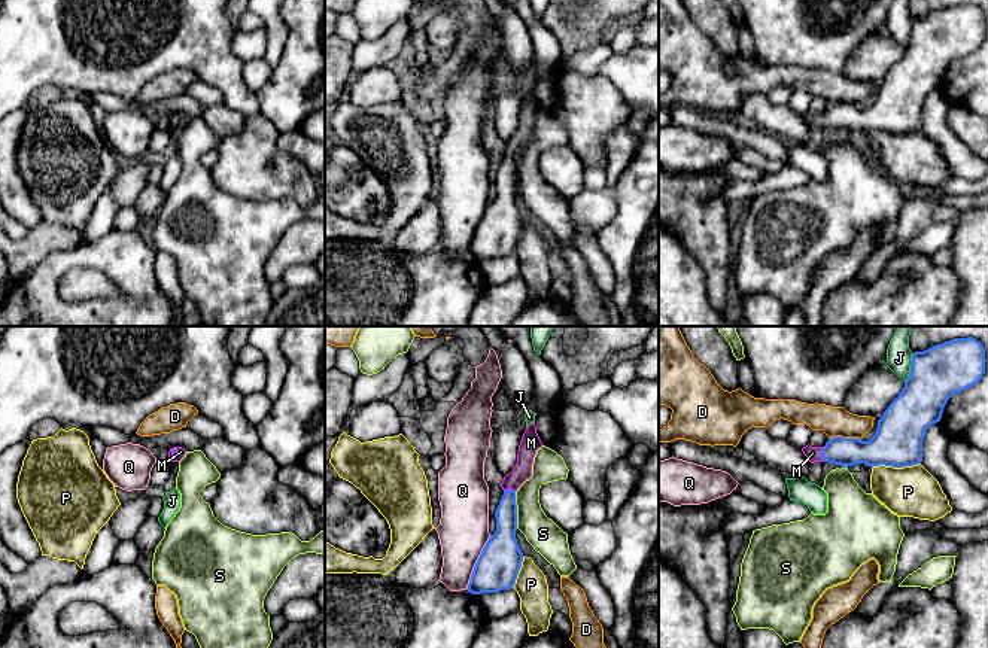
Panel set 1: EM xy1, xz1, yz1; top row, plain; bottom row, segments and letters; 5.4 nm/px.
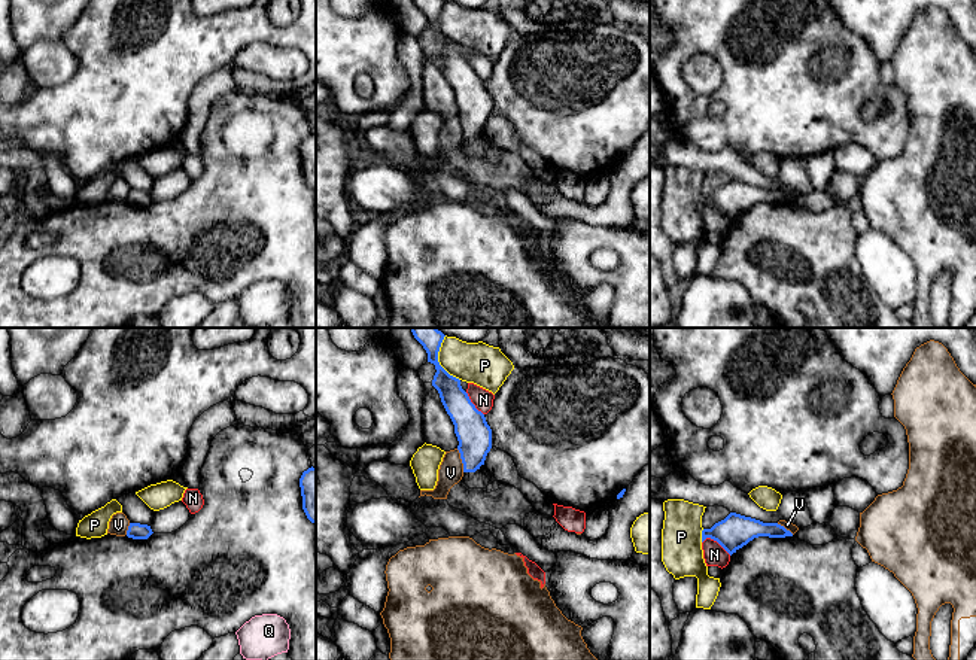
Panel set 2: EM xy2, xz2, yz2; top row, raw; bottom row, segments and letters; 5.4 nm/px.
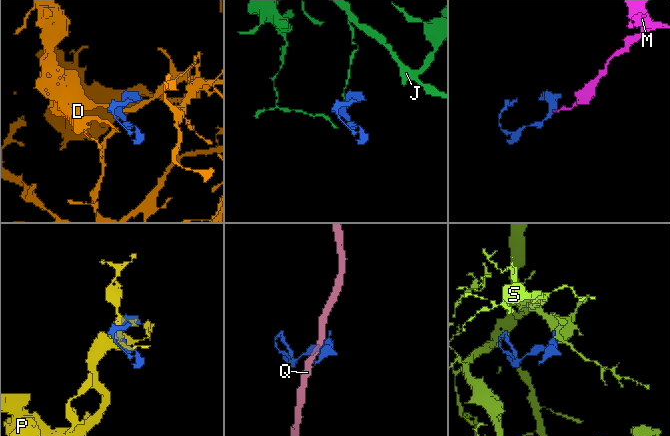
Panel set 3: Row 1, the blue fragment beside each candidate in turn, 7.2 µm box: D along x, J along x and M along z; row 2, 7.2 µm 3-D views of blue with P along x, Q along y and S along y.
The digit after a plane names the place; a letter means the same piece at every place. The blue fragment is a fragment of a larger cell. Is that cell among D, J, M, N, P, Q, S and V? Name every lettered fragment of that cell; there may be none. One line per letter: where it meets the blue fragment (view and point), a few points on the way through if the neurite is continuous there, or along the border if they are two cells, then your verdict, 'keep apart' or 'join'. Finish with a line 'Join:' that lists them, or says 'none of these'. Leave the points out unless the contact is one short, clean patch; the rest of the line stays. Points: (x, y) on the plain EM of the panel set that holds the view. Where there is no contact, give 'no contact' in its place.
D: yz1 (845, 105) | along yz1 (829, 103), (857, 103), (860, 106) | keep apart
J: yz1 (911, 35) | along yz1 (912, 20), (909, 42), (905, 48) | keep apart
M: yz1 (821, 121) | across yz1 (845, 118), (821, 121), (812, 119) | join
N: yz2 (717, 207) | along yz2 (702, 207), (707, 204), (715, 206), (730, 221) | keep apart
P: xz2 (437, 26) | keep apart
Q: xz1 (477, 228) | keep apart
S: xz1 (516, 176) | along xz1 (514, 158), (517, 194) | keep apart
V: xz2 (462, 127) | along xz2 (456, 115), (464, 137) | keep apart
Join: M

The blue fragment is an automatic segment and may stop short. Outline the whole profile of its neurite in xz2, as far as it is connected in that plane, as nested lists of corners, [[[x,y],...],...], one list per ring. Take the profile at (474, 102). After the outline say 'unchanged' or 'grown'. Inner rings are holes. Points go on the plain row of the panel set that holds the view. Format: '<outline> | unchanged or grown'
[[[413,0],[428,19],[428,28],[435,31],[432,52],[438,57],[441,69],[454,91],[463,139],[475,139],[484,131],[492,115],[492,95],[481,77],[471,69],[462,55],[460,46],[450,42],[438,28],[438,18],[444,0]]] | unchanged

